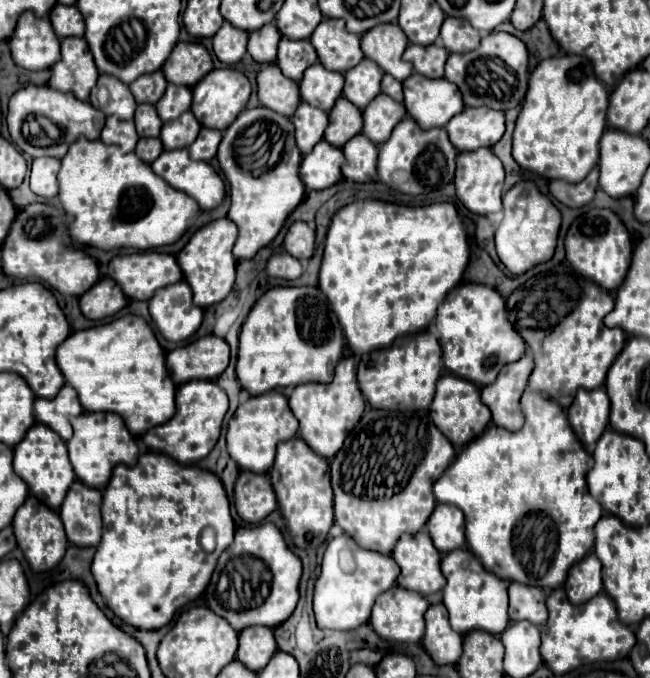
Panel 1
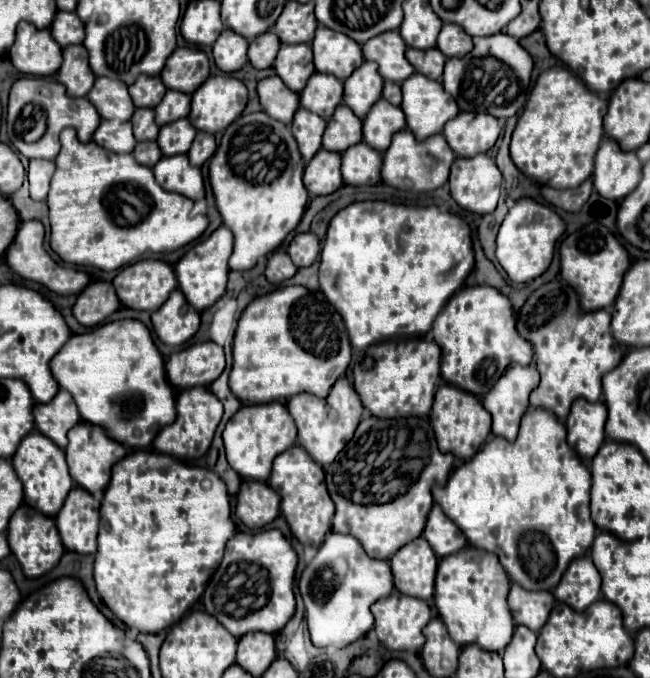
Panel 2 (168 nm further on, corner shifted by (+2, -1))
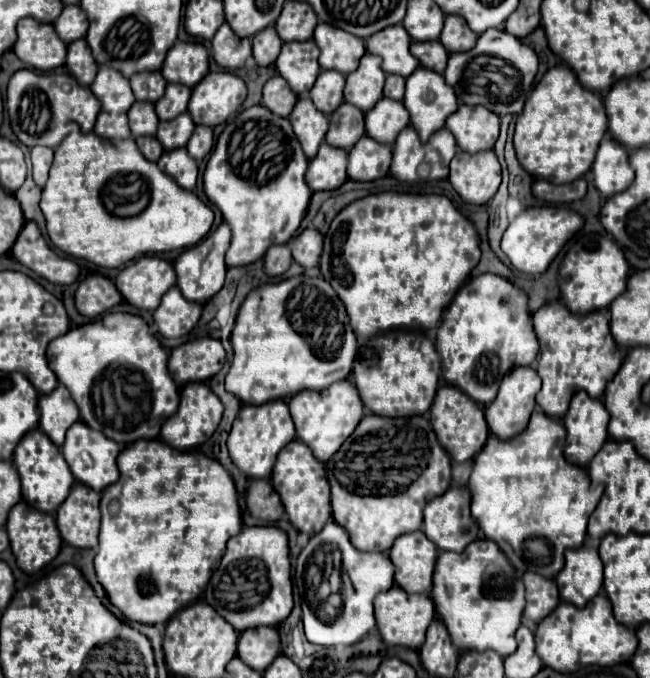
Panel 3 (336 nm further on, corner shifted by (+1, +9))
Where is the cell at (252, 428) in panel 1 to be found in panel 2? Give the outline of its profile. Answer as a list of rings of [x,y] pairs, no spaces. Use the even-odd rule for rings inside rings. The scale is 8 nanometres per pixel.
[[[280,402],[242,406],[224,428],[224,446],[228,464],[244,480],[266,482],[272,470],[272,460],[296,442],[296,428],[288,408]]]

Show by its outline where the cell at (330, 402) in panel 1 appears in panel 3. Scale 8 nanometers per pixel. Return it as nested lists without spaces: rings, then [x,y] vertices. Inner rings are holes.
[[[341,380],[321,392],[317,390],[297,392],[289,400],[289,410],[295,422],[297,438],[311,448],[315,458],[319,458],[321,462],[327,462],[335,454],[335,450],[339,450],[339,446],[353,434],[355,426],[363,416],[363,402],[355,386],[349,380]]]

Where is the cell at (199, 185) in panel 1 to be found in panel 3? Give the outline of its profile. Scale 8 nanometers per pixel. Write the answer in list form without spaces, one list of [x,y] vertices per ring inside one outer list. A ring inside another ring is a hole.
[[[177,148],[177,150],[169,150],[163,154],[163,158],[159,158],[157,166],[169,174],[171,178],[175,178],[175,182],[179,186],[183,186],[185,190],[193,190],[195,182],[197,182],[197,162],[187,154],[185,148]]]

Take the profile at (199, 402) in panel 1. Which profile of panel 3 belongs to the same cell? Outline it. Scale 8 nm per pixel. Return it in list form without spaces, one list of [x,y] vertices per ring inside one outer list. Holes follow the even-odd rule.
[[[189,382],[181,390],[179,410],[171,418],[167,418],[167,422],[161,428],[161,440],[177,450],[187,450],[187,448],[199,446],[213,436],[213,432],[219,426],[221,414],[223,414],[223,404],[211,392],[211,388],[205,382]]]

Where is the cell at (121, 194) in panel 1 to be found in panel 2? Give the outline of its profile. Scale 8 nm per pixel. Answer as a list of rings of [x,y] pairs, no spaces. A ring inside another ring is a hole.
[[[66,128],[60,134],[62,150],[56,156],[56,172],[48,192],[48,218],[50,218],[50,246],[68,264],[94,266],[100,270],[118,270],[130,262],[140,260],[146,252],[174,252],[204,234],[208,228],[206,214],[192,216],[194,202],[182,194],[162,190],[150,168],[138,164],[132,154],[116,154],[100,148],[94,142],[82,144],[76,138],[74,128]]]

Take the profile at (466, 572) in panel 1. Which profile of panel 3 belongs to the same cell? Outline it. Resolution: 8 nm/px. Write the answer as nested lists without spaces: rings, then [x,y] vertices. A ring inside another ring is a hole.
[[[477,538],[465,552],[441,552],[431,598],[459,650],[495,650],[501,656],[515,652],[515,630],[521,624],[525,592],[513,566],[493,540]]]

